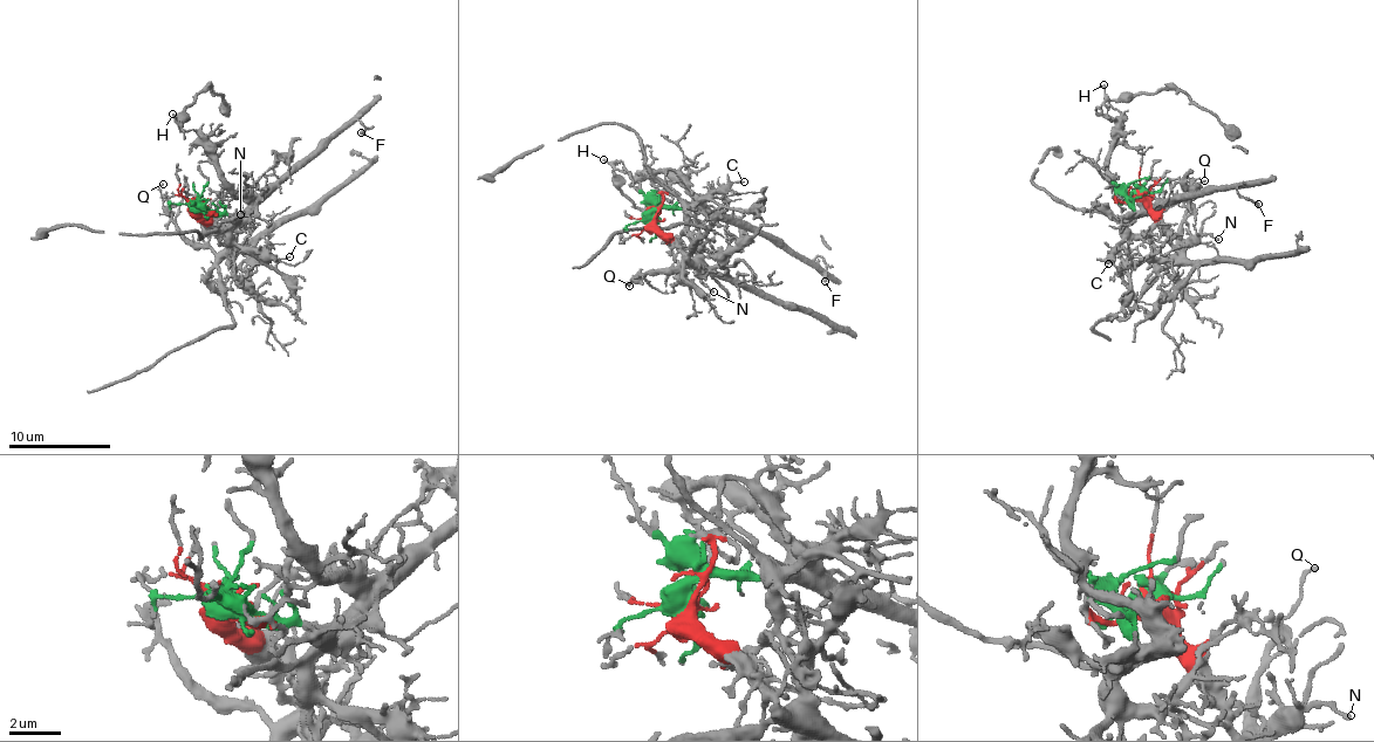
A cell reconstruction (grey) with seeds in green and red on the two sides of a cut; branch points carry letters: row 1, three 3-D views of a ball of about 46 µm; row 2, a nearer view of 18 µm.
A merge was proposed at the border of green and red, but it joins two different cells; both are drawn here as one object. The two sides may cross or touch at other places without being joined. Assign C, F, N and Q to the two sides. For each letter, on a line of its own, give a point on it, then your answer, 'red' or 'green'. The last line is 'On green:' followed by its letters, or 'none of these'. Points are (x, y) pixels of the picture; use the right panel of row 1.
C: place (1108, 263); green
F: place (1258, 204); green
N: place (1218, 239); red
Q: place (1204, 180); red
On green: C, F

